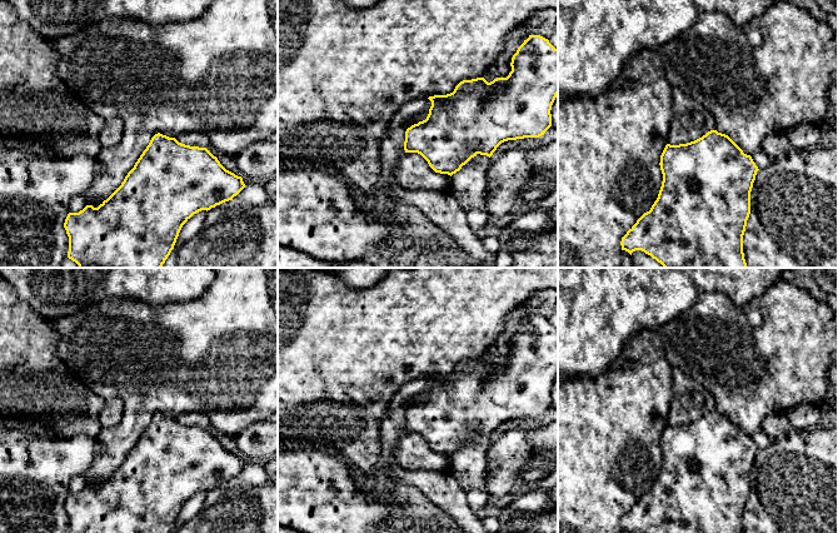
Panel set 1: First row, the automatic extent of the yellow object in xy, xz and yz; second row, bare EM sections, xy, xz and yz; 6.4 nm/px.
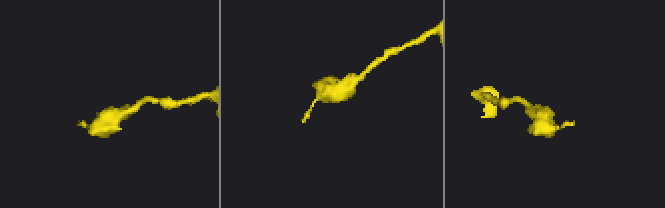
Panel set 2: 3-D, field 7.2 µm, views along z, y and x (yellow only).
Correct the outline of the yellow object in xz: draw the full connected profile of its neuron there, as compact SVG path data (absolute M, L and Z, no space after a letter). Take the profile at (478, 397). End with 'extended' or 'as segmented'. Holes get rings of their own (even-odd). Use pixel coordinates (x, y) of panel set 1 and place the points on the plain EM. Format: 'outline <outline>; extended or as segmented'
outline M529 315L513 335L510 347L507 358L497 358L490 363L484 358L463 360L450 374L429 377L432 387L427 399L405 412L405 433L420 434L435 453L452 457L478 434L490 438L504 422L544 415L552 407L550 390L558 375L558 329L540 315Z; as segmented

